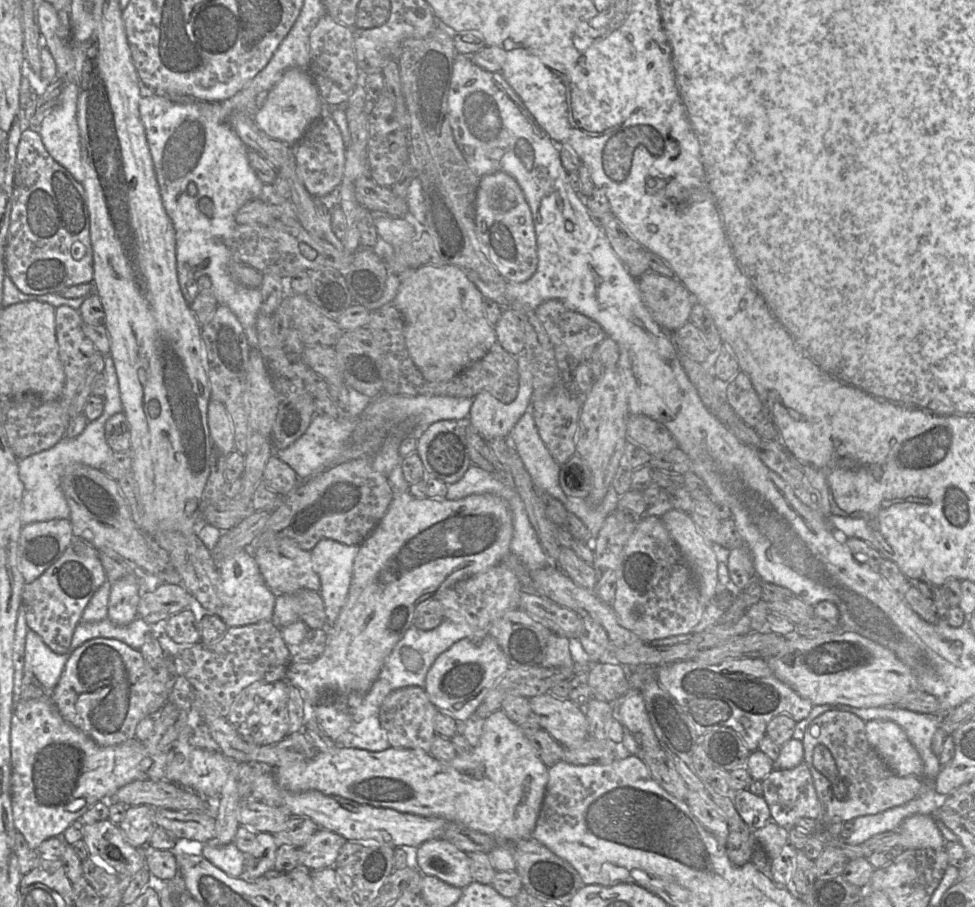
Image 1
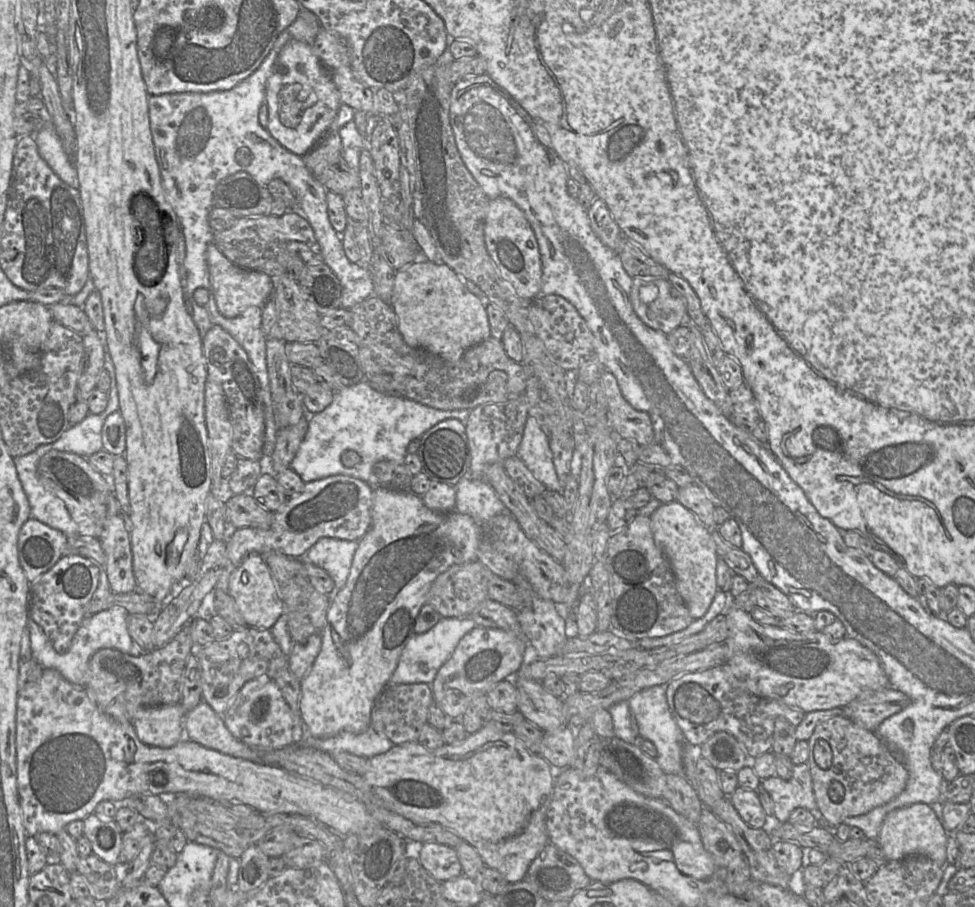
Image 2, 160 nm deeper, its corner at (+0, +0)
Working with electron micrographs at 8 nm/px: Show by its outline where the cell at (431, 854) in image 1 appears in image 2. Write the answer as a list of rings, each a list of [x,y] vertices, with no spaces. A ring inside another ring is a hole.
[[[425,842],[419,848],[420,864],[437,881],[443,883],[462,875],[456,848]]]

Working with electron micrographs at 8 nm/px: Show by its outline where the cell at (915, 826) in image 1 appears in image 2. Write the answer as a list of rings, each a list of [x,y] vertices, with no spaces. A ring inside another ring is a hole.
[[[916,803],[895,809],[887,814],[879,833],[878,845],[888,861],[919,855],[944,867],[947,864],[946,846],[948,838],[948,832],[941,825],[932,808],[924,803]]]

